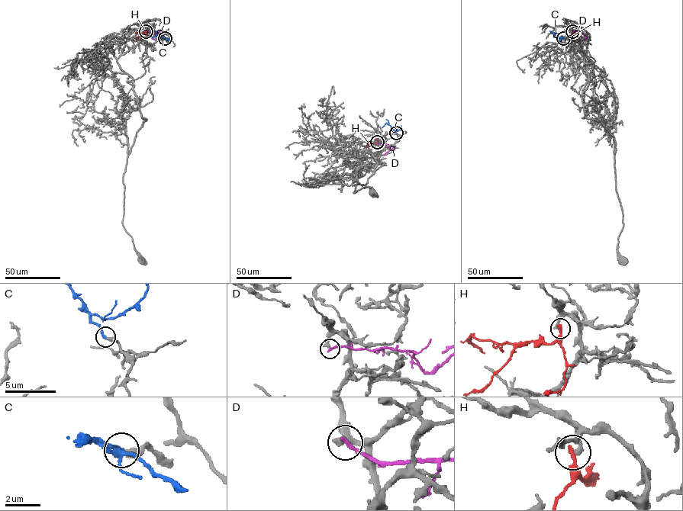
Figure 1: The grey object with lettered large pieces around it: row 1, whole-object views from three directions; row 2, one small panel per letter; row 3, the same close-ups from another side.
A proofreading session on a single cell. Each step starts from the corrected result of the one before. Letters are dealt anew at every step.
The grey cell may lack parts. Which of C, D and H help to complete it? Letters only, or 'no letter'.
C

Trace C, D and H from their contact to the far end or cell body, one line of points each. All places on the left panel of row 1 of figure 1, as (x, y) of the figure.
C: (165, 38), (158, 34), (150, 36)
D: (146, 31), (154, 31), (156, 34), (161, 31), (152, 36), (154, 40)
H: (146, 31), (136, 40)

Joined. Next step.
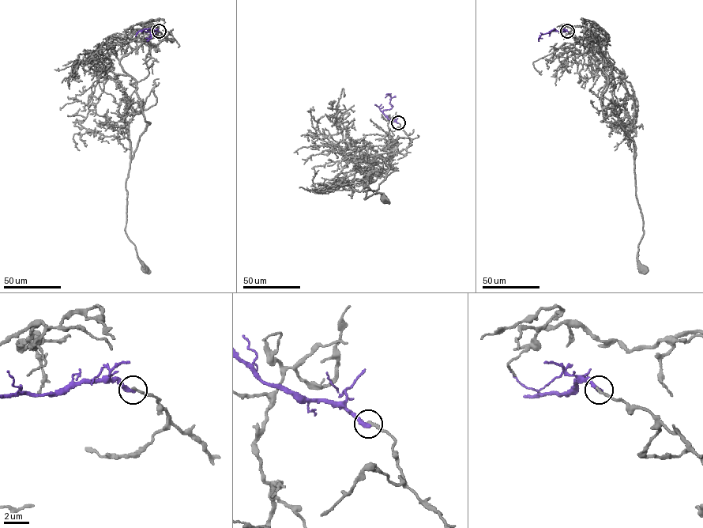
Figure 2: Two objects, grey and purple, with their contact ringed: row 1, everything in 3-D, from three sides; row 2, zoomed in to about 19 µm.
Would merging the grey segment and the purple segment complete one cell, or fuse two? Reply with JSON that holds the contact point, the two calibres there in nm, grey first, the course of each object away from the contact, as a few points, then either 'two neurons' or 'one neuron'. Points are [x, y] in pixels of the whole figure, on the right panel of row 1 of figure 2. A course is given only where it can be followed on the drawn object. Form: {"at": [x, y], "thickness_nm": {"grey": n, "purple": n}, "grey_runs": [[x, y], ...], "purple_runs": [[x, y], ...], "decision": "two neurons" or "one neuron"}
{"at": [567, 31], "thickness_nm": {"grey": 200, "purple": 360}, "grey_runs": [[568, 32], [594, 39], [613, 74], [600, 103], [603, 119], [619, 125], [634, 145], [643, 269]], "purple_runs": [[568, 32], [558, 32], [554, 28], [538, 39], [542, 38]], "decision": "two neurons"}

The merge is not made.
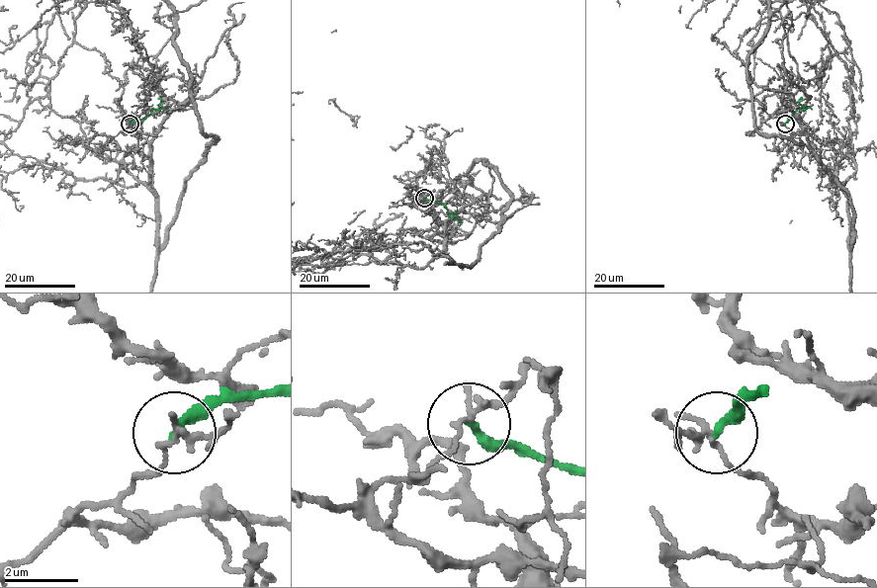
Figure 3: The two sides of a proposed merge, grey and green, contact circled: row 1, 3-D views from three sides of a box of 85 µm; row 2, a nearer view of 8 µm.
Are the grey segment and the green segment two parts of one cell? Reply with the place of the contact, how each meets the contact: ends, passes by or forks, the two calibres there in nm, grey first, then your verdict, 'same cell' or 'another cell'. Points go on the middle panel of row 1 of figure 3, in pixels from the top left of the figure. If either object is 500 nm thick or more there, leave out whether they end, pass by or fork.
(424, 198) | grey passes by | green ends | 180/280 nm | another cell

